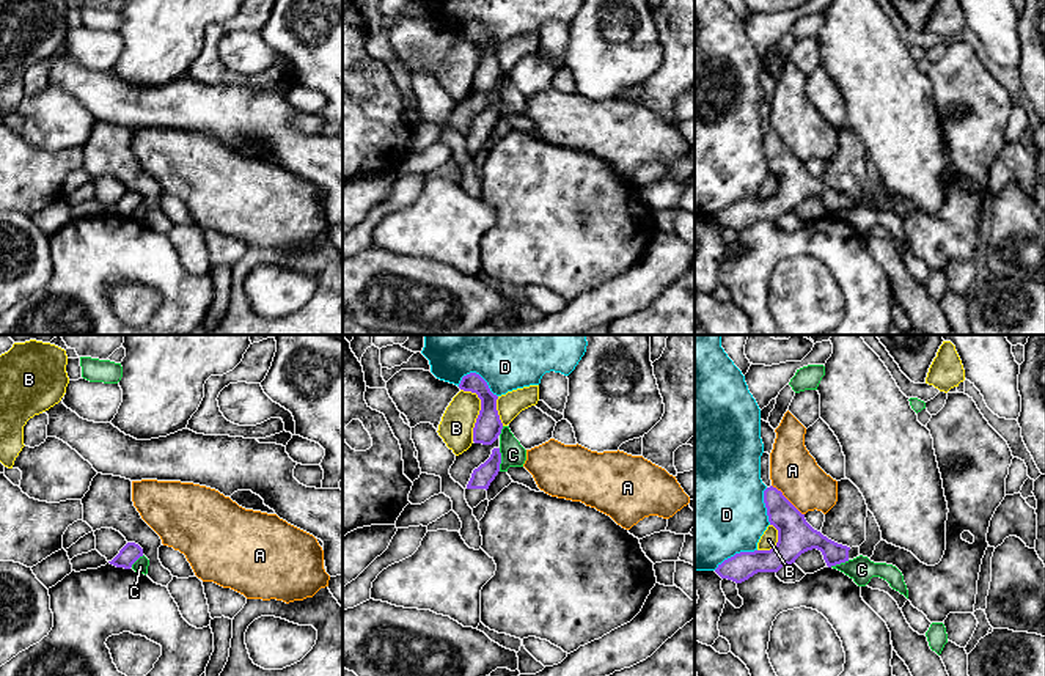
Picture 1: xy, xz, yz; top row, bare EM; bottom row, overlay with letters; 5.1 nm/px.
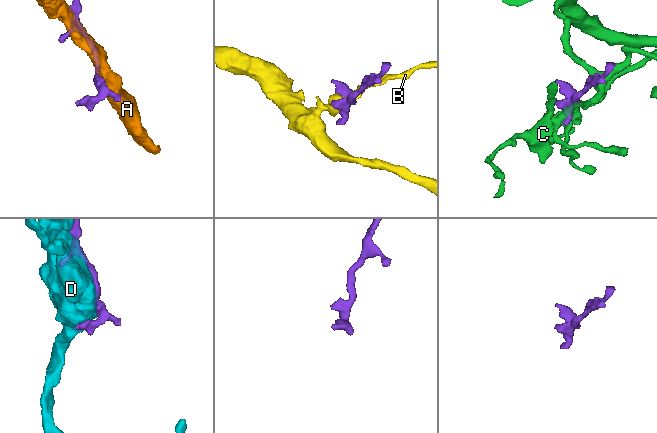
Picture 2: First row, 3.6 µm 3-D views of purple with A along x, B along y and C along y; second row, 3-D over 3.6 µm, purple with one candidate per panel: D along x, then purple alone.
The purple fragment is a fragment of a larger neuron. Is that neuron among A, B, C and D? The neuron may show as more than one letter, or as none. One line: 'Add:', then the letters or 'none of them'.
Add: none of them

